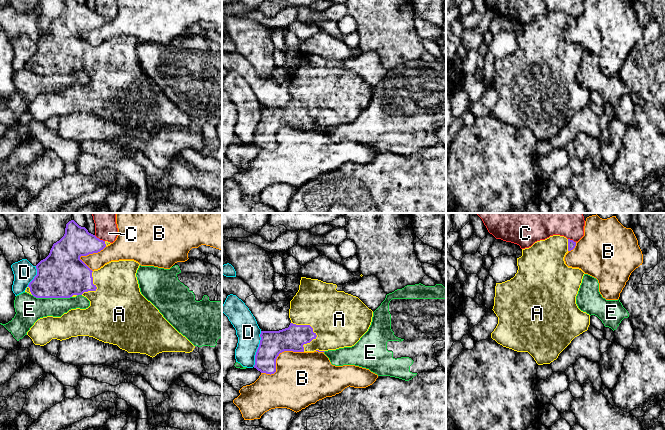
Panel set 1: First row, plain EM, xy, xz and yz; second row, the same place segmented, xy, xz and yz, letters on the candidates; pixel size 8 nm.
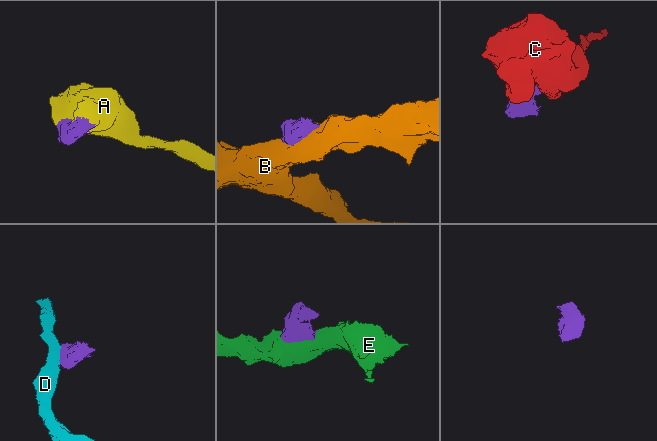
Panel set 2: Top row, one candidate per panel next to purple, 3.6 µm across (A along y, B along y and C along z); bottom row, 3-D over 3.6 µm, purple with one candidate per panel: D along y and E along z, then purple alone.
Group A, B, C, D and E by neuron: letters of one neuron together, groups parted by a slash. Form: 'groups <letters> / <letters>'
groups A / B / C / D / E

